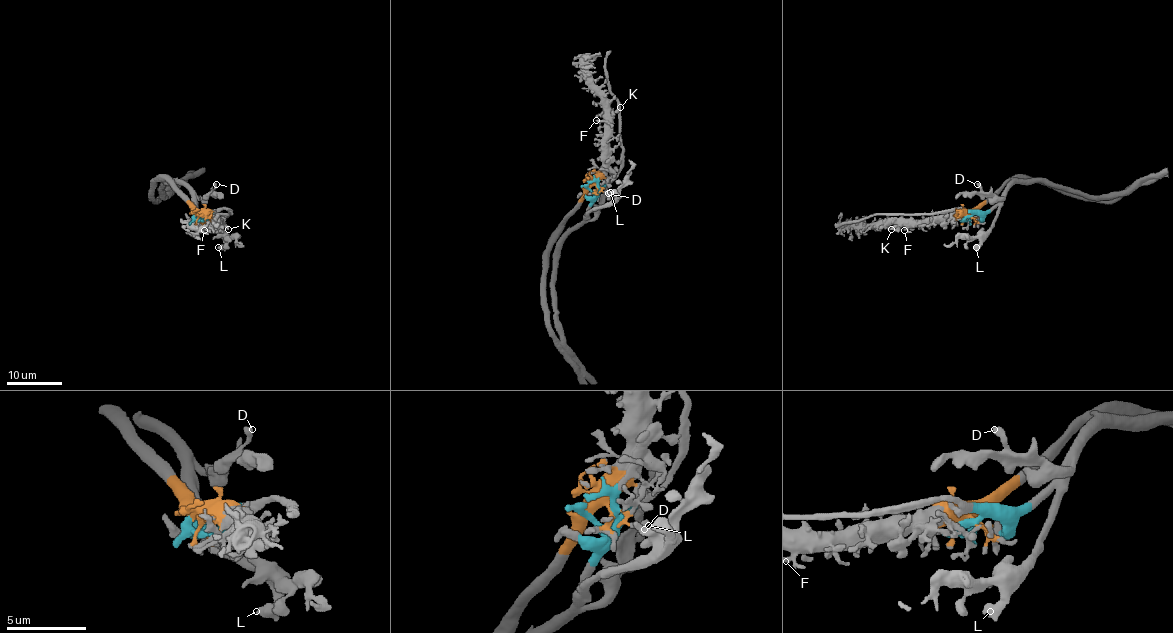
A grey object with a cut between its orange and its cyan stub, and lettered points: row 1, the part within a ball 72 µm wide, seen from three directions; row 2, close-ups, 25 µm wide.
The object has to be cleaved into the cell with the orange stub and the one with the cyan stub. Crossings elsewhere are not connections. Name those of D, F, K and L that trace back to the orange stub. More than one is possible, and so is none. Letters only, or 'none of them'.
F, K

